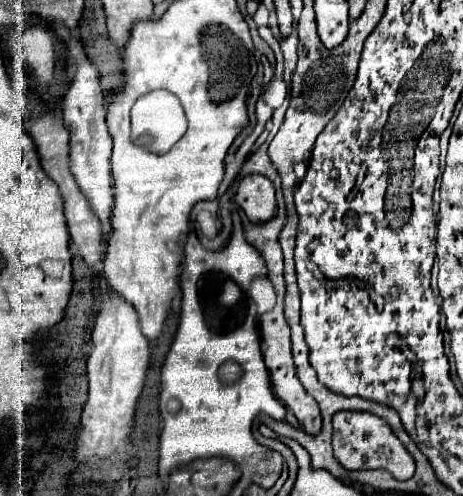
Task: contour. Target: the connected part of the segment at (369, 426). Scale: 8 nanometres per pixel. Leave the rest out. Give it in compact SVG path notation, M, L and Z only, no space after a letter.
M336 412L332 418L334 434L332 434L332 448L334 458L346 470L374 470L382 468L388 470L398 480L408 480L414 474L414 460L406 452L404 444L386 424L386 420L370 414L370 412Z

